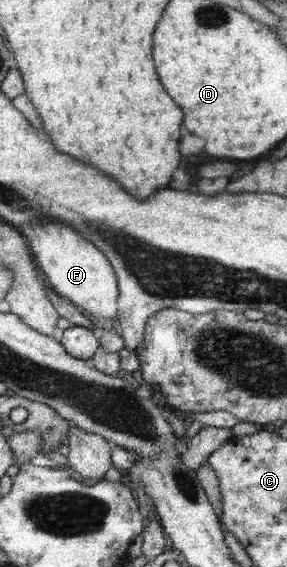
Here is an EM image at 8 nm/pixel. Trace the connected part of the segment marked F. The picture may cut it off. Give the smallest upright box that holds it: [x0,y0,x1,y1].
[24,222,119,319]

